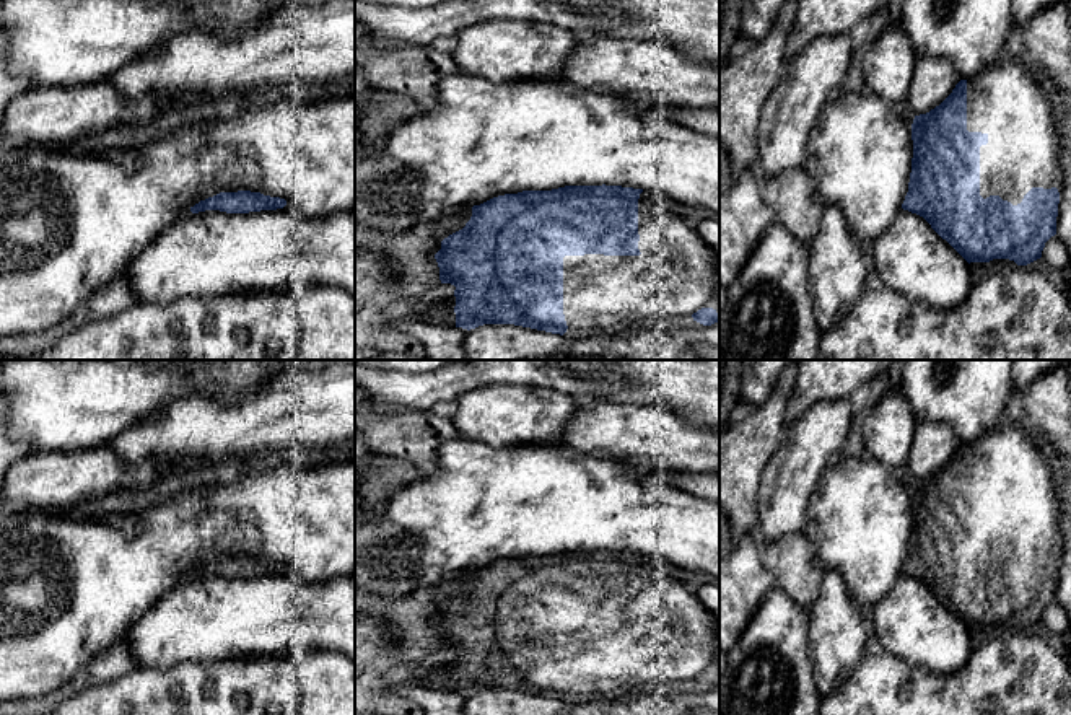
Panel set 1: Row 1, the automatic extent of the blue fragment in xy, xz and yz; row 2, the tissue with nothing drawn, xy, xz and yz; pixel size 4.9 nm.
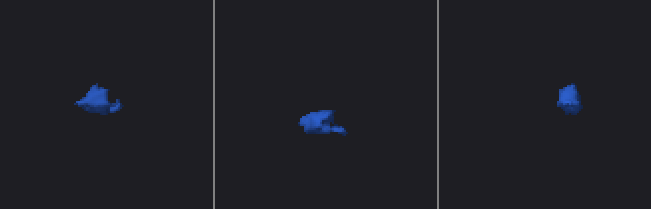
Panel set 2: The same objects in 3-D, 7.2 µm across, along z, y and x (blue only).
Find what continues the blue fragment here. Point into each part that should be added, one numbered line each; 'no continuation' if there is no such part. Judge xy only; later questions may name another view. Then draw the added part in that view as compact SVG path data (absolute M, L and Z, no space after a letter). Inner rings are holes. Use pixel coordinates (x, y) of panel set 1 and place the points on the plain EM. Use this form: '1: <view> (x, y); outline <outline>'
no continuation

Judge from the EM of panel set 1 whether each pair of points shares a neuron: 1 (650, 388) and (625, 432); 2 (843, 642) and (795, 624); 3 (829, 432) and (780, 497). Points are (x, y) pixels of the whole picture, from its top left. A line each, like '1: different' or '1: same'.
1: different
2: different
3: same

